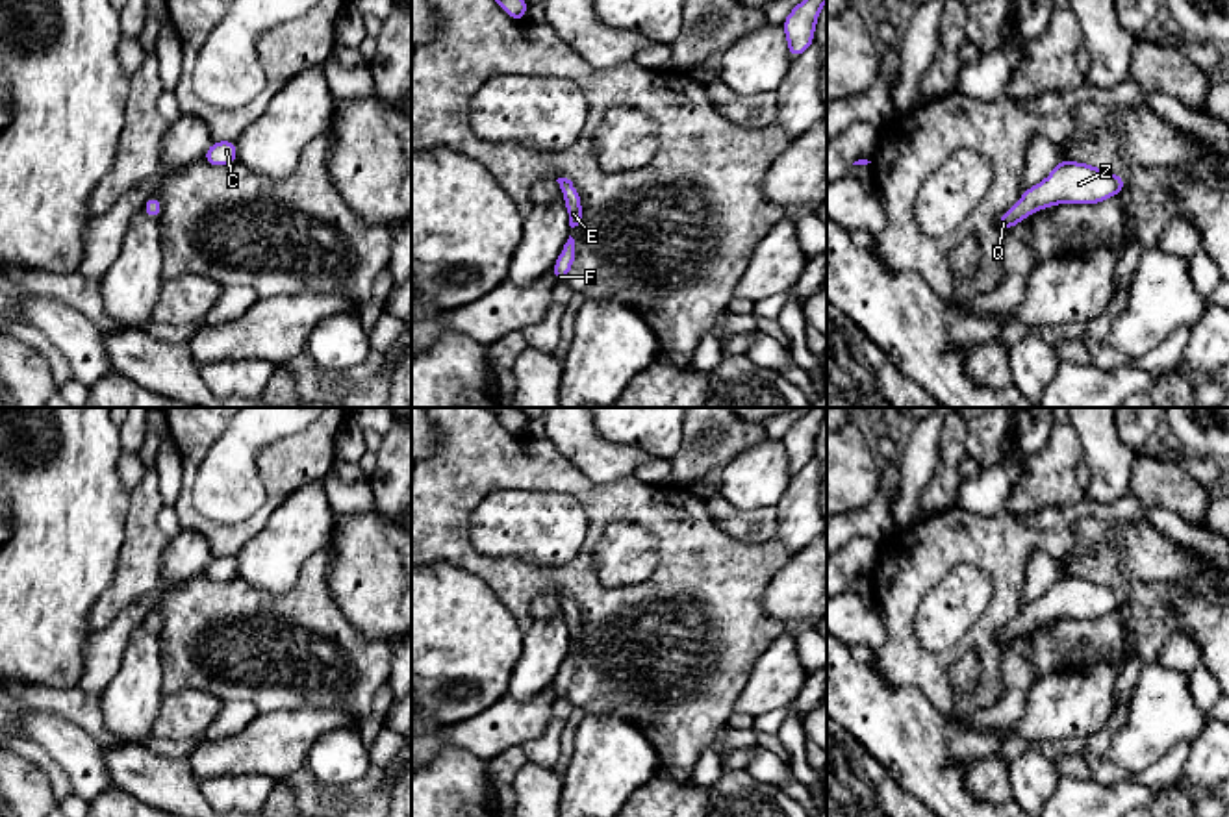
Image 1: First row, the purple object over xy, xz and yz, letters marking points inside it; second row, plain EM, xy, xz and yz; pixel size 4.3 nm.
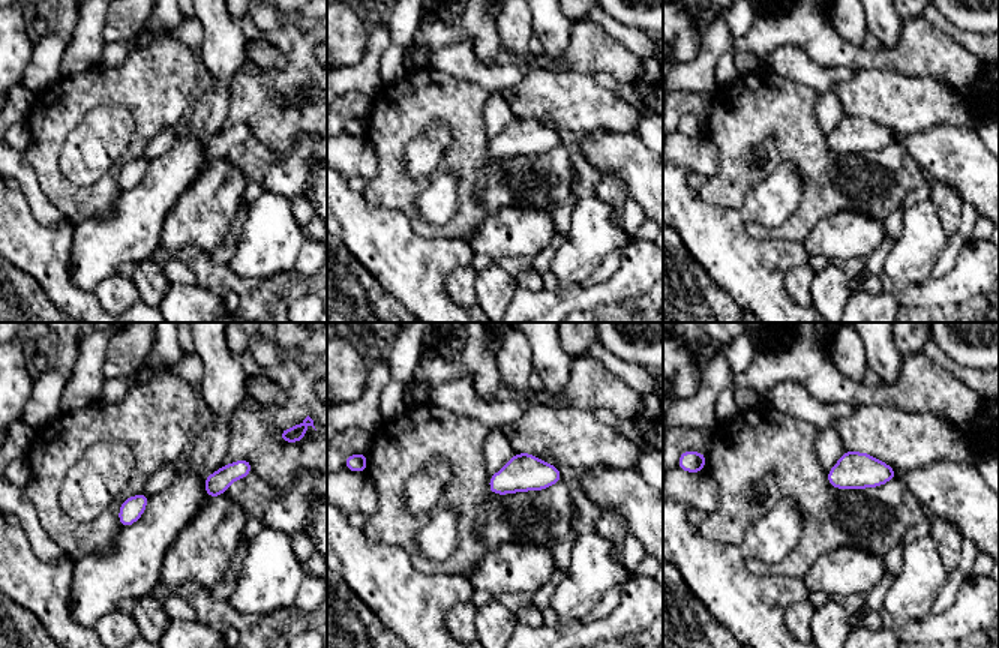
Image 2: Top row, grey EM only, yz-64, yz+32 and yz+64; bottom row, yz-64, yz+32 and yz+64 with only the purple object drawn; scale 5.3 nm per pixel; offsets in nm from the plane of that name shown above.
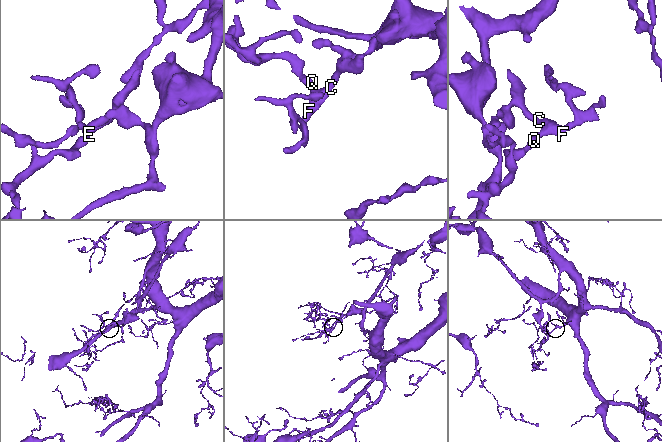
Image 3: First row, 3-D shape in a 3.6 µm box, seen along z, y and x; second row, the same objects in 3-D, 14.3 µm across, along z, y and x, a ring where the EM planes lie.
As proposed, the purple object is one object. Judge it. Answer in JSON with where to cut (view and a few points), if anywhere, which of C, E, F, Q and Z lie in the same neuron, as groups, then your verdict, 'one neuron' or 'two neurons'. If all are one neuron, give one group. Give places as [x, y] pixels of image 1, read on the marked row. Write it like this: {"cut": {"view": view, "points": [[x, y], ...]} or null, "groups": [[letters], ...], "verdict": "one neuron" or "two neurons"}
{"cut": null, "groups": [["C", "E", "F", "Q", "Z"]], "verdict": "one neuron"}

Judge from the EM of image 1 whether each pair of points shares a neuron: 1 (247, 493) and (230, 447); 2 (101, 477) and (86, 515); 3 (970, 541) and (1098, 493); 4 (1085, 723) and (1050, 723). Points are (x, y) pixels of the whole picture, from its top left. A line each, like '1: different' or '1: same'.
1: same
2: same
3: different
4: same

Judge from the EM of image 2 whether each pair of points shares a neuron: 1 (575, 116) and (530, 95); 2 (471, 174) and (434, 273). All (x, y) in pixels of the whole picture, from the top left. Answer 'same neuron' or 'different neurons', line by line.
1: same neuron
2: different neurons

